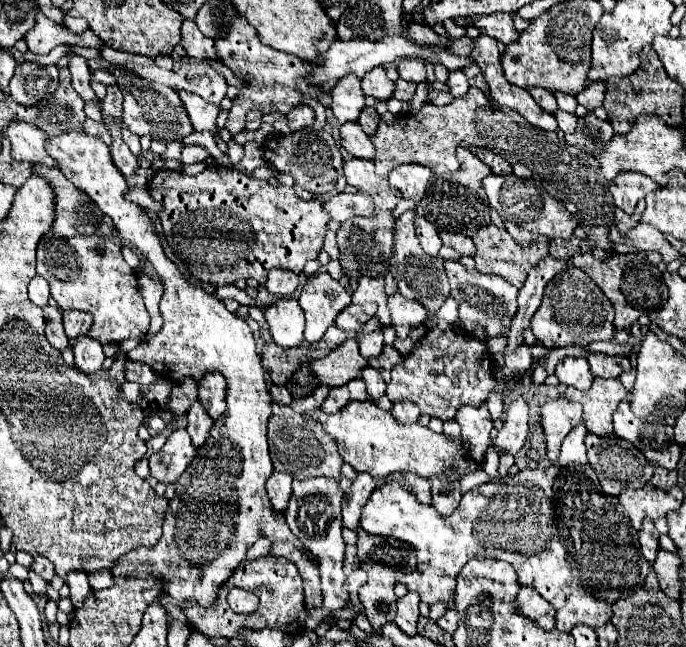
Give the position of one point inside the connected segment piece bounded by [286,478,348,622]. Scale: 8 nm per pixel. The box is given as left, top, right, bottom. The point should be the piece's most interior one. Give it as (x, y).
(314, 514)

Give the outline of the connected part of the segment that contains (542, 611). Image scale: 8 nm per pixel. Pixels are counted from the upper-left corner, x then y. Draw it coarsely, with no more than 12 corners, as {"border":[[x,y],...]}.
{"border":[[520,586],[518,608],[540,628],[556,626],[554,606]]}

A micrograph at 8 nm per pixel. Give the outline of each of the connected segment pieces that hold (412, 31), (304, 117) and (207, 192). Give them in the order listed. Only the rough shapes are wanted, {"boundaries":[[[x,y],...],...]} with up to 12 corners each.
{"boundaries":[[[412,22],[408,38],[430,46],[440,40],[432,28]],[[310,106],[288,112],[288,126],[296,132],[312,126],[316,114]],[[222,166],[148,182],[194,278],[264,284],[322,250],[318,198]]]}

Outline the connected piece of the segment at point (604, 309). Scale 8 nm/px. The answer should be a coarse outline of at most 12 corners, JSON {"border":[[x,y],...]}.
{"border":[[576,266],[554,276],[530,330],[546,348],[612,340],[614,310]]}

